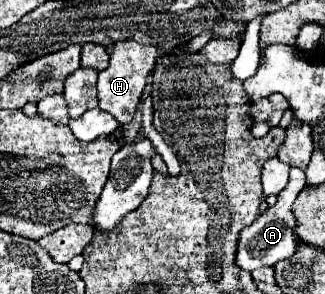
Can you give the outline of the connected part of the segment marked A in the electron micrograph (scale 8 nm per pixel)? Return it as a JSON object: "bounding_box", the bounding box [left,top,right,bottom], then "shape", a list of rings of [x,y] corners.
{"bounding_box":[236,168,306,272],"shape":[[[290,168],[290,182],[286,184],[286,188],[278,194],[278,200],[272,208],[268,208],[264,214],[260,214],[248,228],[244,228],[240,232],[240,240],[238,240],[238,254],[236,254],[236,264],[240,264],[240,268],[252,272],[260,266],[274,266],[280,260],[292,258],[300,246],[300,240],[296,236],[296,218],[290,210],[290,206],[294,204],[296,196],[300,194],[300,190],[306,184],[306,176],[300,168]]]}

